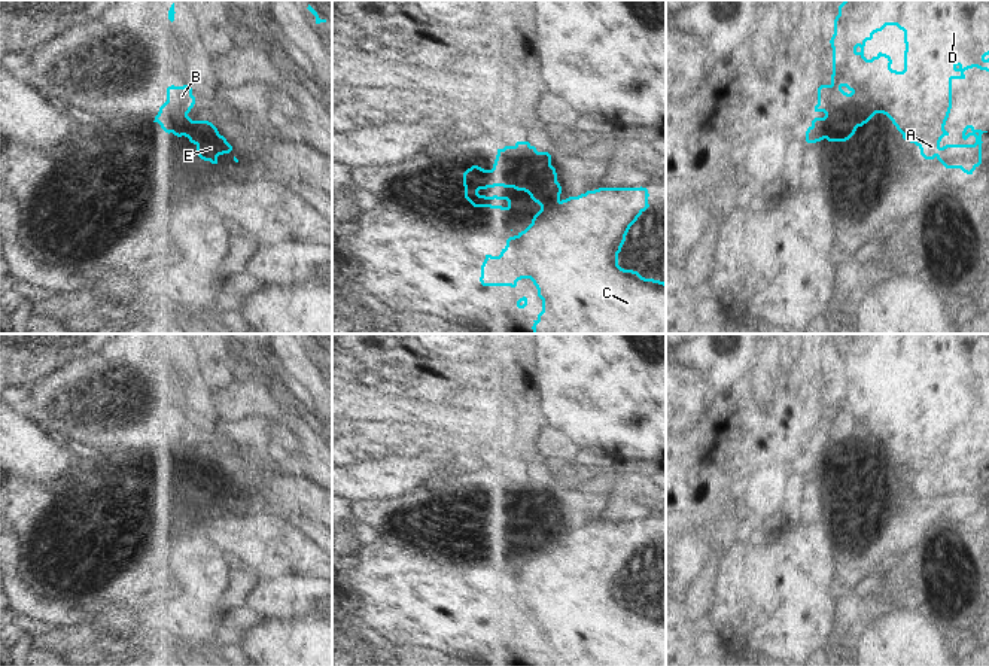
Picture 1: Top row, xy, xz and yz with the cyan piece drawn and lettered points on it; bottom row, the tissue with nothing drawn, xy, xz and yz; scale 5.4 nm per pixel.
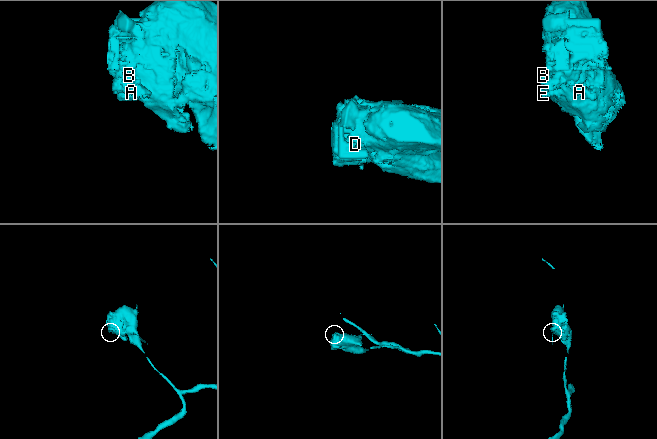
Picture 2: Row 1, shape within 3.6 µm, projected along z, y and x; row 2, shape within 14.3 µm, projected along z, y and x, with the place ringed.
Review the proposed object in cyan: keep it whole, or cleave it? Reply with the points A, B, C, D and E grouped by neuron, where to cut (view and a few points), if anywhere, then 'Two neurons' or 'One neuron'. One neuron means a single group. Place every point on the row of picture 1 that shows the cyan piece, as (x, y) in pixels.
Groups: A B C D E. No split. One neuron

